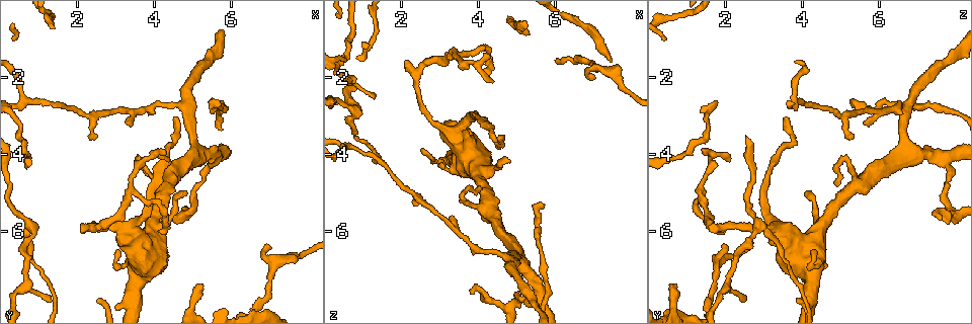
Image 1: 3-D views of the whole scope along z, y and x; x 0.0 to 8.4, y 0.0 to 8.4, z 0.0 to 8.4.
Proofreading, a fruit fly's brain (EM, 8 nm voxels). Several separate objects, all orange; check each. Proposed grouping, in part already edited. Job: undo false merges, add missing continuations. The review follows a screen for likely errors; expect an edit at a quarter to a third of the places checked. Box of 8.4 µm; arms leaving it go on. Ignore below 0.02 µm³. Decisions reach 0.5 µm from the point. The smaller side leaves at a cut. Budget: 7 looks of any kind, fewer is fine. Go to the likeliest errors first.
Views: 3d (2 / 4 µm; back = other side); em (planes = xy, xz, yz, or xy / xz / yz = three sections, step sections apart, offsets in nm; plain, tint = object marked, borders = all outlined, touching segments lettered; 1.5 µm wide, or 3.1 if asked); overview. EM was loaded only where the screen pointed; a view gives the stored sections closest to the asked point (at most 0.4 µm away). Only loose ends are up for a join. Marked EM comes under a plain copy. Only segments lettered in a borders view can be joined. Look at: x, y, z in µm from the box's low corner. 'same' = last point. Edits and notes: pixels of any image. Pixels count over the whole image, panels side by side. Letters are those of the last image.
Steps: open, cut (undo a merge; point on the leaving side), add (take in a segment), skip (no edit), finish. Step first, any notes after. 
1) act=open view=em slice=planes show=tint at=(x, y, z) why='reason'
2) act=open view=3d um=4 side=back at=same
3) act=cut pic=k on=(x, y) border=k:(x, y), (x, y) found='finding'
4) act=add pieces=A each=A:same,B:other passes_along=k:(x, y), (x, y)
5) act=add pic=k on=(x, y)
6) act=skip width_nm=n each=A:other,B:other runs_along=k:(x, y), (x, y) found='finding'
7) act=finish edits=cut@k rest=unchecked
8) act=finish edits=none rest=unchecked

act=open view=3d um=4 at=(7.10, 6.50, 2.00) why='free end'

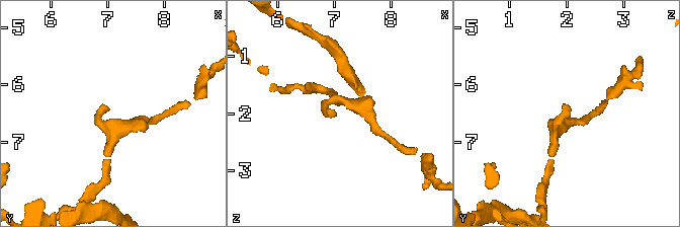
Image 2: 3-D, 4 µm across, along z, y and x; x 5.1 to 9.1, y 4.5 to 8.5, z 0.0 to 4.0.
act=open view=em slice=xy step=4 show=borders at=(7.00, 6.45, 2.00) why='need the tissue'

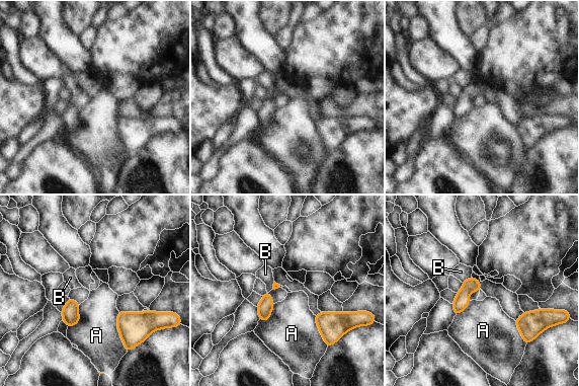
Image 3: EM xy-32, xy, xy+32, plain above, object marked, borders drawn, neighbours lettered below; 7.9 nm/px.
act=open view=em slice=planes show=borders at=same why='cut it another way'

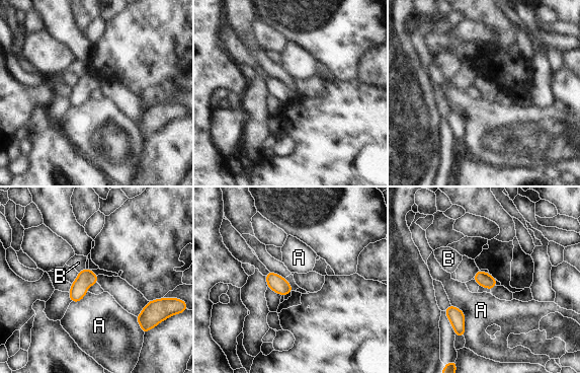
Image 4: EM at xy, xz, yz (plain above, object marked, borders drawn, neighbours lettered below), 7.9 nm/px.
act=skip longest_contact=A:280nm each=A:other,B:other border=4:(451, 304), (464, 313), (464, 336) found='no lettered segment goes on from it'

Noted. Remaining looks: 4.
act=open view=3d um=2 at=(2.50, 7.80, 3.90)

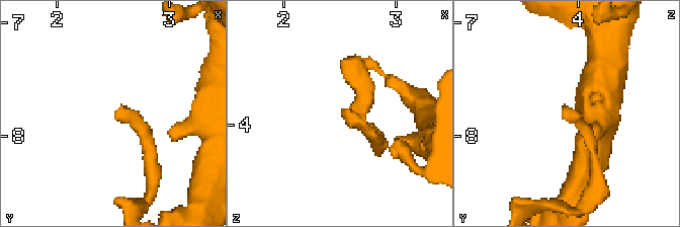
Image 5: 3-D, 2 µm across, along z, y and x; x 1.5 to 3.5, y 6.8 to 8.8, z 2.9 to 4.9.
act=open view=em slice=xy step=4 show=borders at=(2.54, 7.84, 3.84)

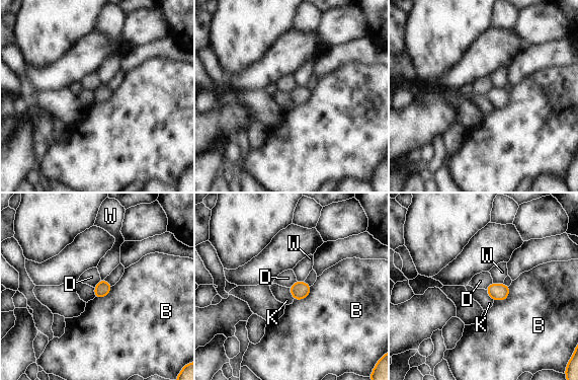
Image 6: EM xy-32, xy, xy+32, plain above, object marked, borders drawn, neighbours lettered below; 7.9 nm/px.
act=skip each=B:other,D:other,K:other,W:other border=6:(311, 286), (304, 298), (294, 299) found='no lettered segment goes on from it'

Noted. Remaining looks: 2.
act=open view=3d um=2 side=back at=(4.25, 6.00, 1.95) why='an open end'

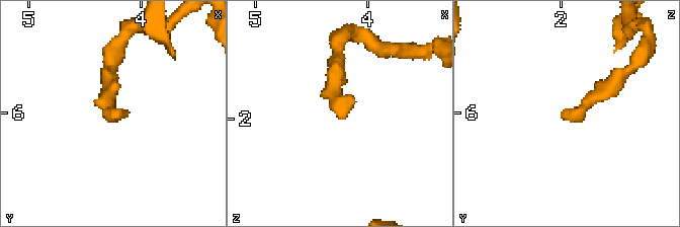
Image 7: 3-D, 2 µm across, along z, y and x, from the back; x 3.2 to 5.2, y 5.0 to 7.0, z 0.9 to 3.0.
act=open view=em slice=planes show=borders at=(4.20, 5.96, 2.00) why='need the tissue'

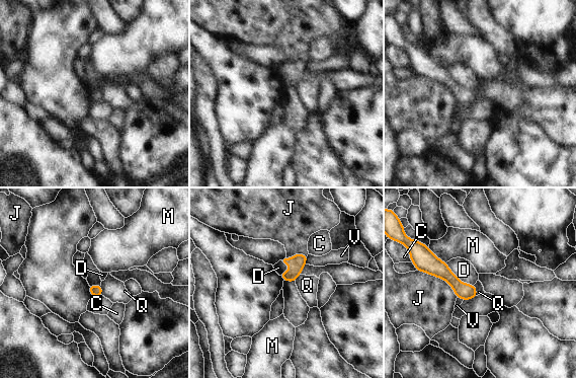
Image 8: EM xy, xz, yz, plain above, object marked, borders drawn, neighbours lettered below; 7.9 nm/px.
act=skip width_nm=80 each=C:other,D:other,J:other,M:other,Q:other,V:other border=8:(445, 263), (462, 282), (473, 285) found='no lettered segment goes on from it'

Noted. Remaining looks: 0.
act=finish edits=none rest=unchecked

